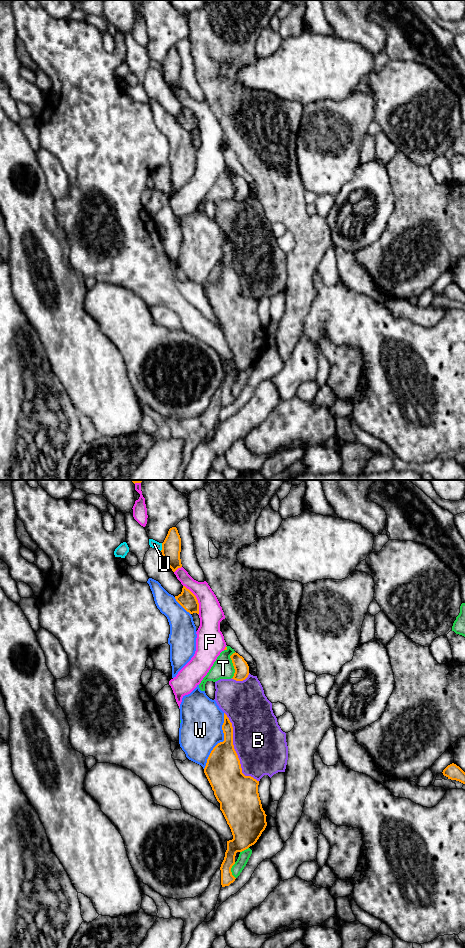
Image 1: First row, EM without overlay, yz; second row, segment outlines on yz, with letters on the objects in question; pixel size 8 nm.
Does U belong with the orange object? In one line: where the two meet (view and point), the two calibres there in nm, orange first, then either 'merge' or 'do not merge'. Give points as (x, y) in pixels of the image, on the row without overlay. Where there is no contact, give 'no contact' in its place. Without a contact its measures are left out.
meets orange in yz at (162, 67); 160 nm thick on the orange side, 60 nm on the other; do not merge

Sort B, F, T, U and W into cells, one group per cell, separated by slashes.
B / F / T / U / W

